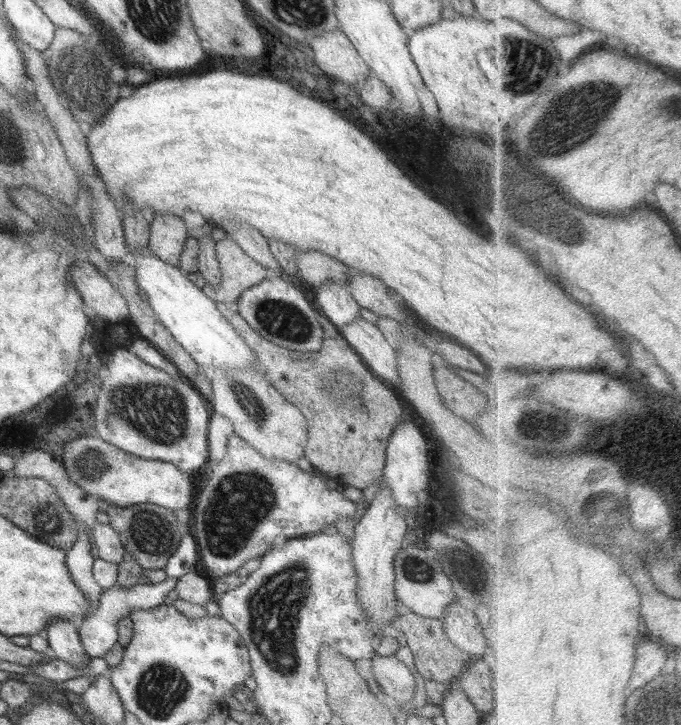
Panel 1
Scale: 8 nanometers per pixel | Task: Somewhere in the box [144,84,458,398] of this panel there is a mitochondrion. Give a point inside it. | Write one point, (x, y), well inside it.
(287, 321)

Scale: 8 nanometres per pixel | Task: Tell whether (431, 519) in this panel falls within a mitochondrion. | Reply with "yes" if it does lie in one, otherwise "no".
no

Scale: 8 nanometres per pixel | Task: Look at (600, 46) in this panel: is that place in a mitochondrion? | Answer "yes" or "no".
no

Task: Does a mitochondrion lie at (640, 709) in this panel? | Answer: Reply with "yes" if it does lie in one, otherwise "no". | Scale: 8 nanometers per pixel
yes

